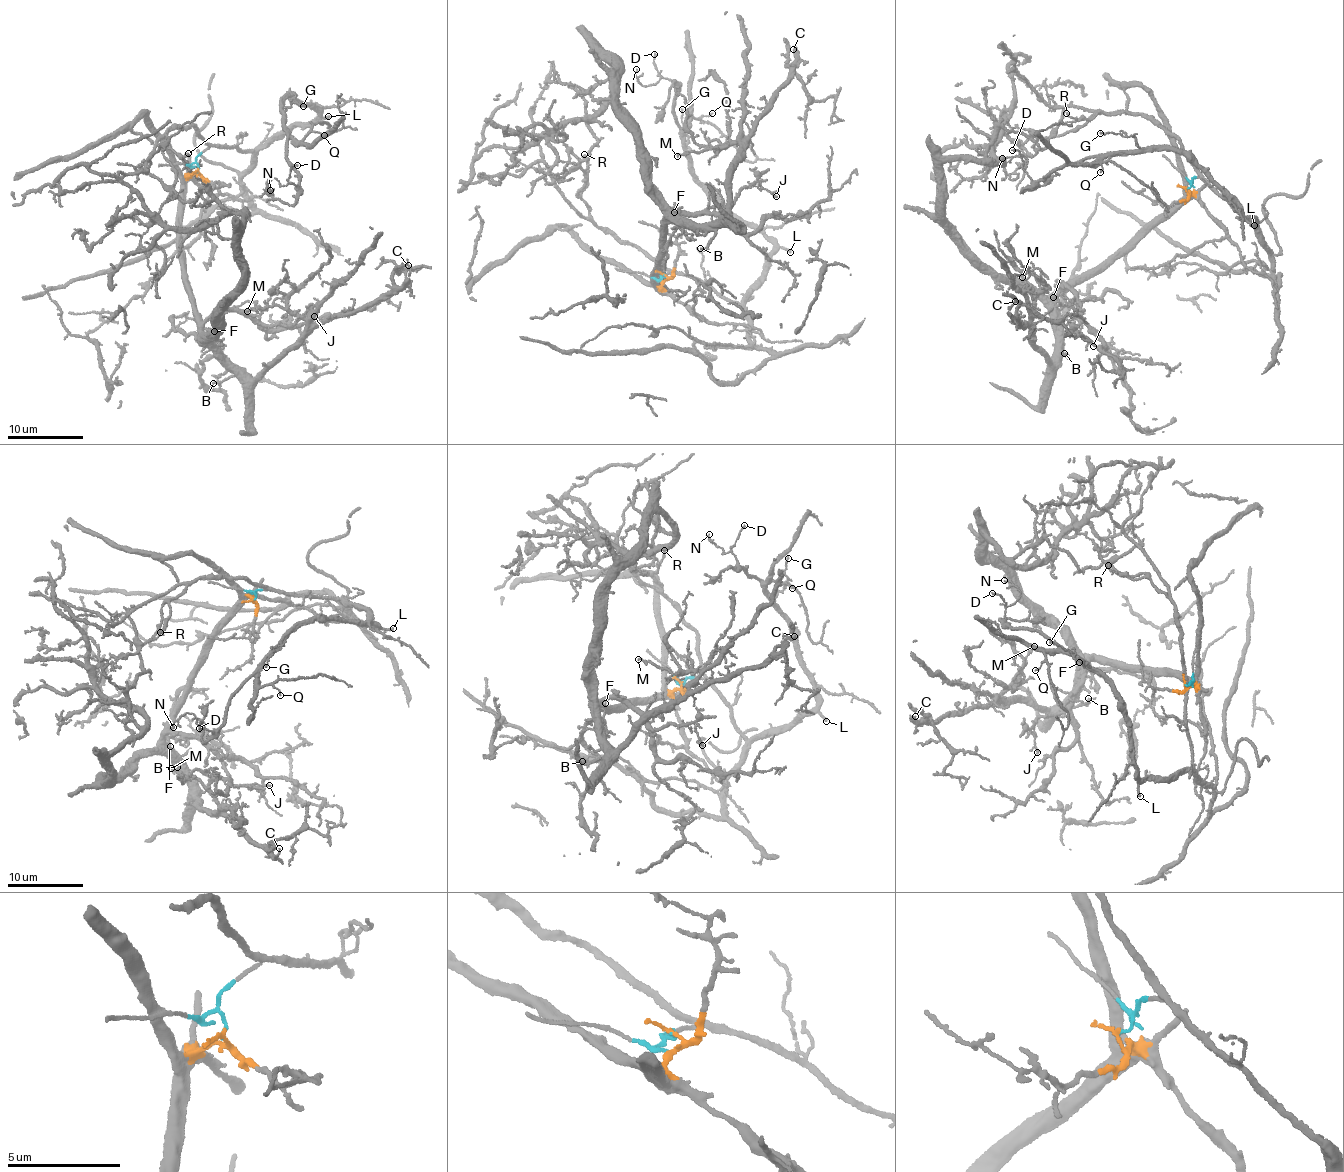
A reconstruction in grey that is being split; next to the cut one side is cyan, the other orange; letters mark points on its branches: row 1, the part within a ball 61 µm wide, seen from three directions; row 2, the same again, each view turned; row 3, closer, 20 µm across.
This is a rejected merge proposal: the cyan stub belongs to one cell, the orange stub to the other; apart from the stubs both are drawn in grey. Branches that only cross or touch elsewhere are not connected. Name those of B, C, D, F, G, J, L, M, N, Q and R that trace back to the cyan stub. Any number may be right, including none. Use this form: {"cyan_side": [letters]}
{"cyan_side": ["D", "G", "L", "N", "Q", "R"]}

